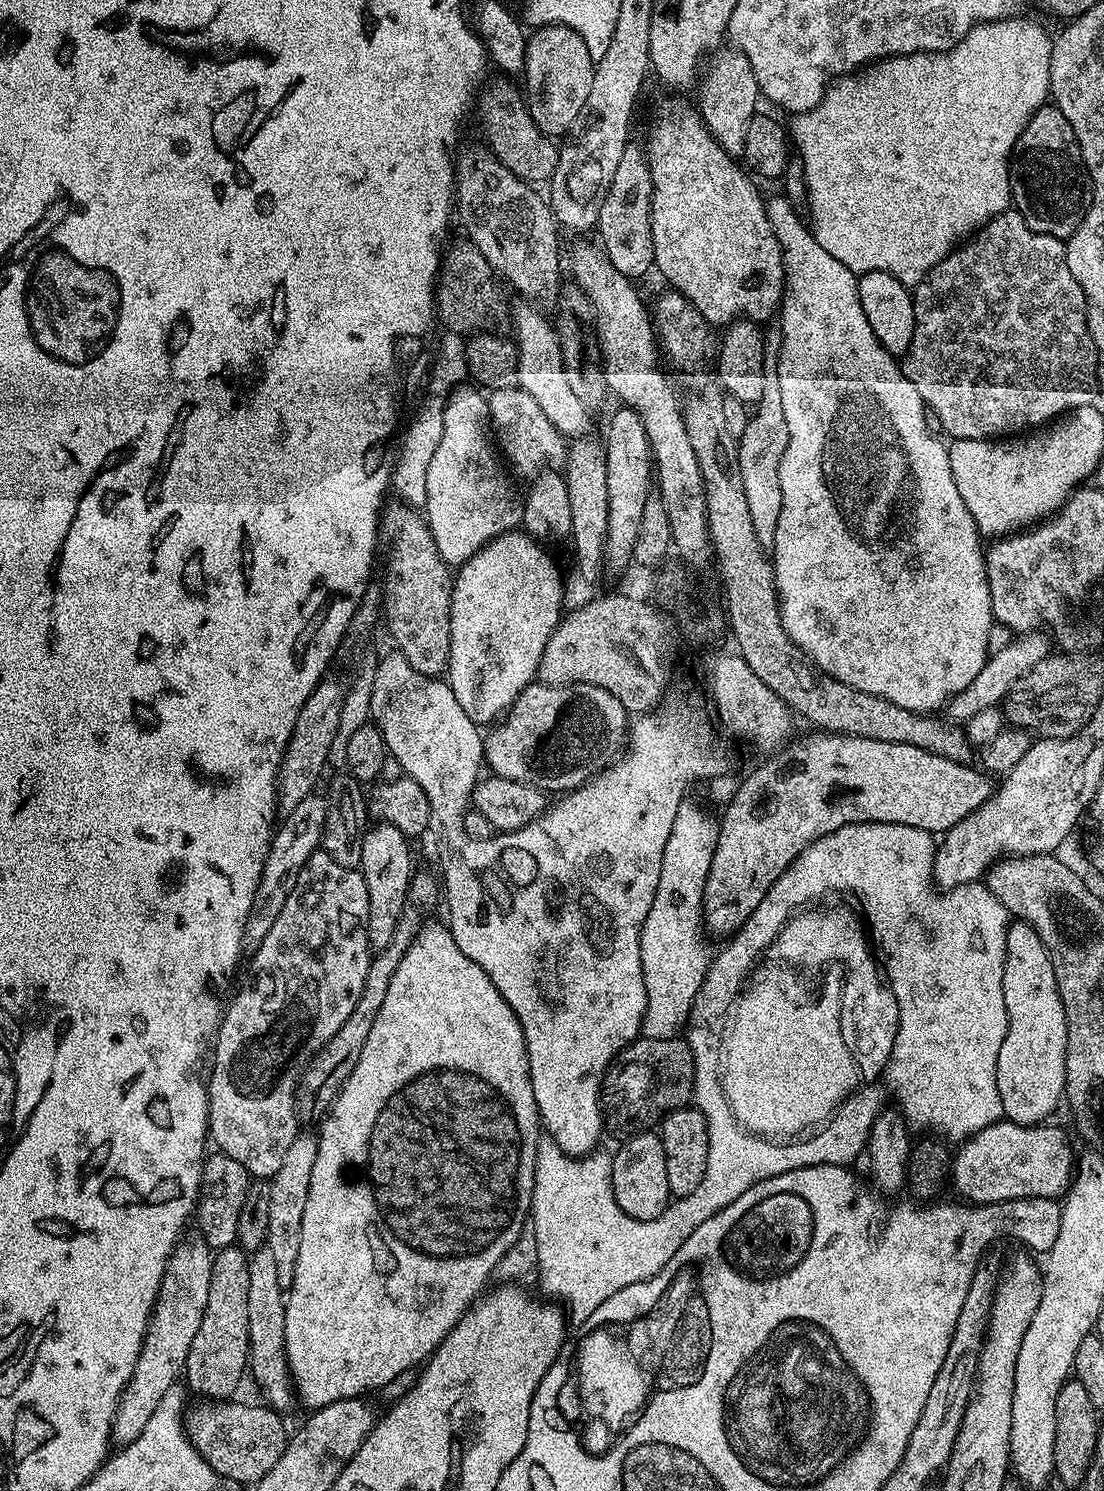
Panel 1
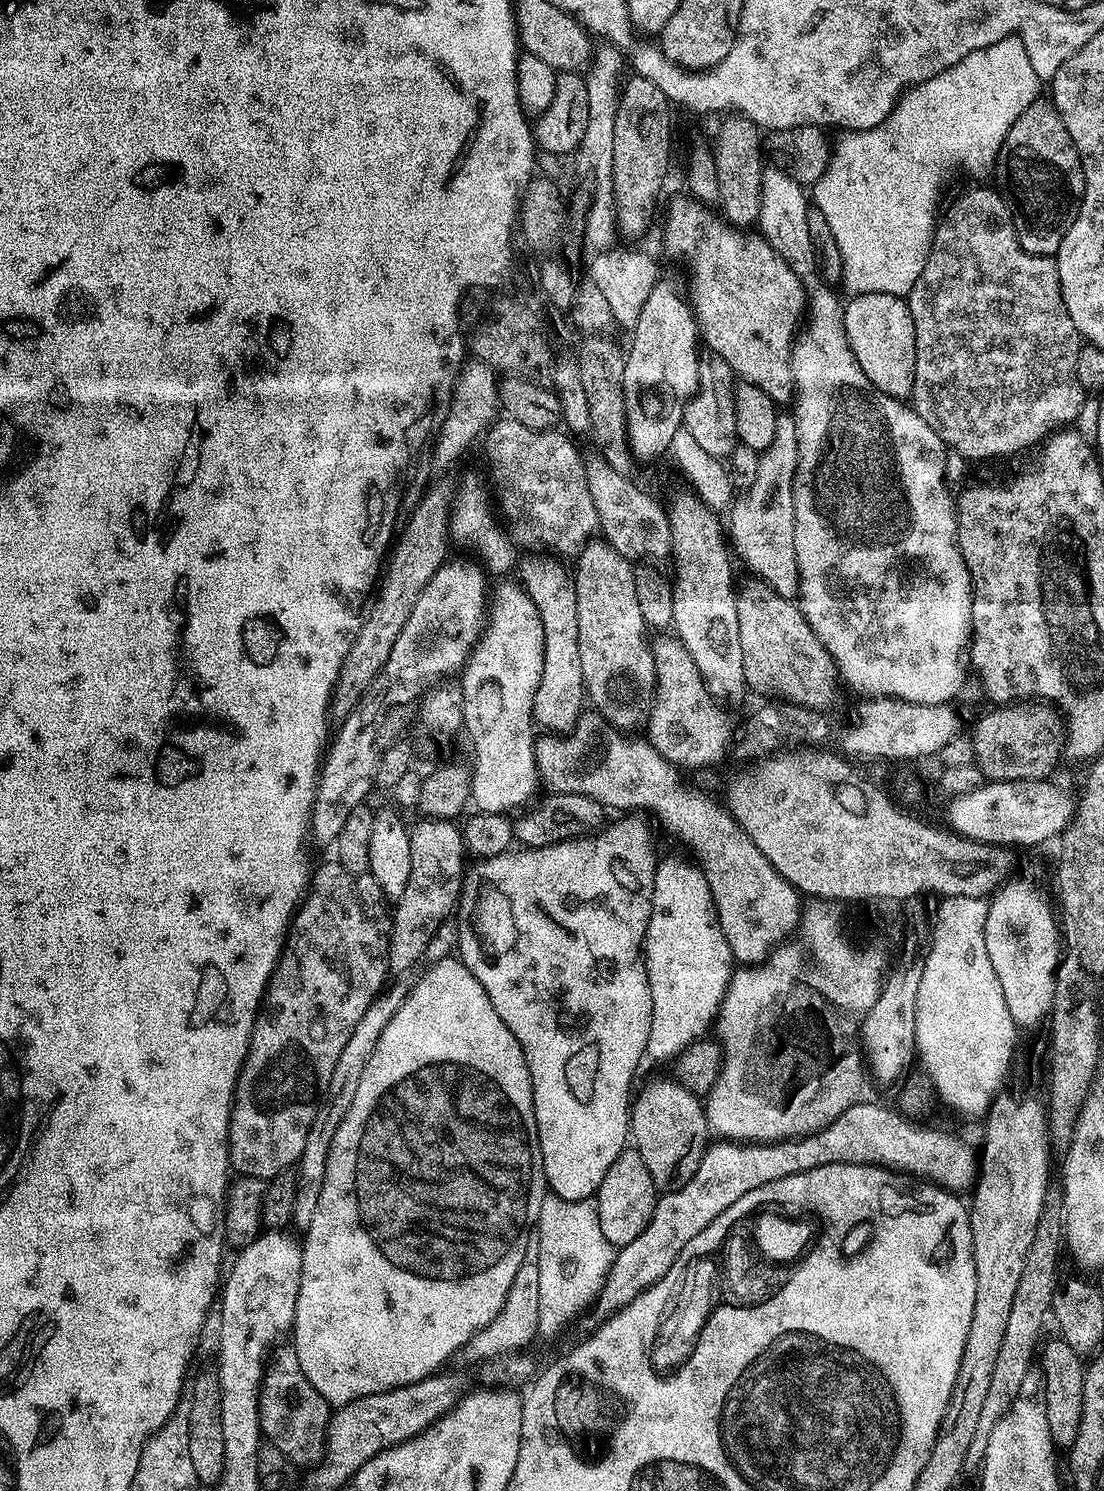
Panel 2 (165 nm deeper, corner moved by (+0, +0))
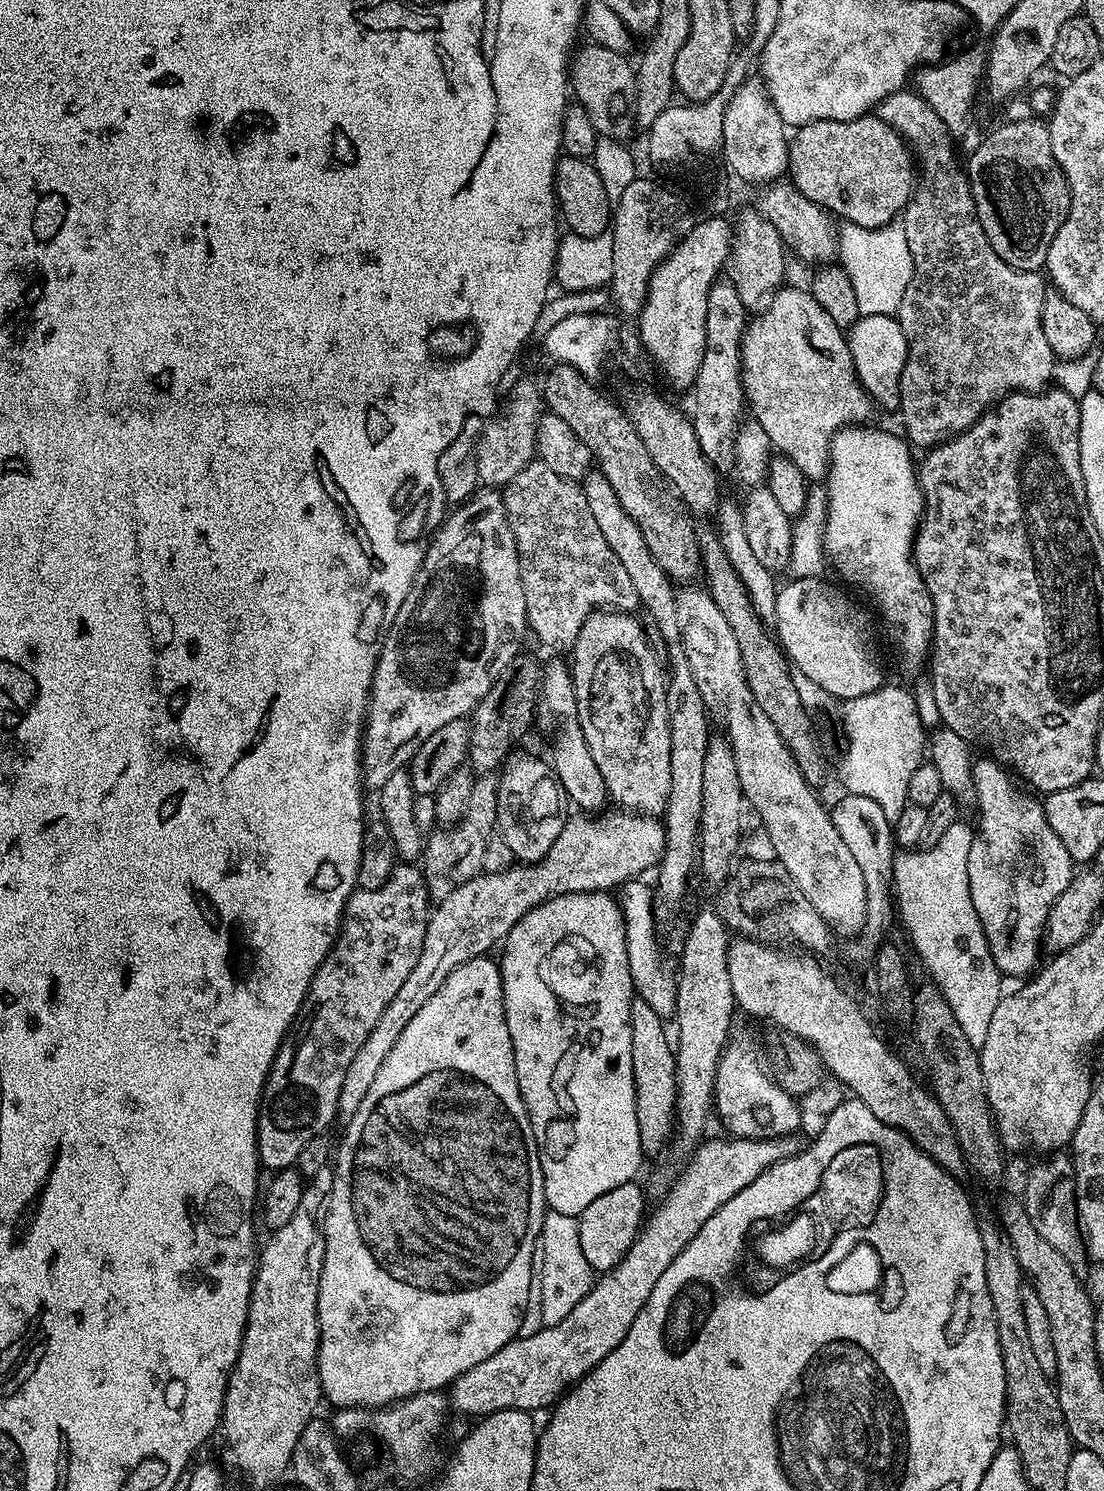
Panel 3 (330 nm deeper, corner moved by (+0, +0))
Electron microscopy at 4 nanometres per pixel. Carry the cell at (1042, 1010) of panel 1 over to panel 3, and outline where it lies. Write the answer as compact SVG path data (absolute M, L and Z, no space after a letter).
M991 758L977 759L971 772L973 790L976 792L975 802L979 808L980 828L978 824L978 831L972 837L972 859L968 865L970 898L982 922L982 930L988 939L988 949L997 969L1003 975L1005 972L1008 976L1028 978L1037 971L1041 963L1044 925L1048 922L1054 902L1058 902L1058 894L1062 894L1062 890L1066 890L1066 886L1072 881L1074 862L1062 846L1062 838L1058 838L1058 834L1050 830L1043 803L1031 791L1021 787L997 761Z

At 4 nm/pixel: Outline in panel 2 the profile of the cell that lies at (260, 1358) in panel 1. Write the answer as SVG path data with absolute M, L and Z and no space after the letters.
M284 1347L275 1349L266 1368L260 1392L260 1431L271 1447L282 1450L282 1454L286 1454L297 1469L305 1470L311 1464L319 1465L324 1459L328 1421L332 1418L333 1409L326 1398L322 1398L322 1394L310 1386L306 1374L302 1374L295 1347Z

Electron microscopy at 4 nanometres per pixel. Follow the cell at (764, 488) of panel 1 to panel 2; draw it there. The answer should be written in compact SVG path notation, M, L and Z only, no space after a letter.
M778 415L774 442L765 452L759 453L755 461L758 475L754 478L754 486L733 503L729 520L726 520L730 548L738 560L740 555L741 562L753 572L751 575L755 579L789 598L795 597L800 590L798 558L794 554L794 478L799 449L795 415Z

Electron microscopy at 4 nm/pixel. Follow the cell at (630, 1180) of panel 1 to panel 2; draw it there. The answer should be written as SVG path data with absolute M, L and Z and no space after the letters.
M625 1147L624 1152L618 1154L618 1158L614 1158L614 1166L610 1166L610 1170L606 1170L606 1178L602 1178L602 1186L594 1197L598 1222L602 1226L602 1234L606 1238L606 1242L610 1242L613 1249L616 1250L625 1248L630 1242L634 1242L634 1238L638 1238L638 1234L642 1234L642 1230L646 1230L646 1226L654 1214L657 1199L658 1189L654 1186L654 1178L650 1178L650 1170L646 1170L646 1162L642 1162L642 1154L638 1154L635 1147Z

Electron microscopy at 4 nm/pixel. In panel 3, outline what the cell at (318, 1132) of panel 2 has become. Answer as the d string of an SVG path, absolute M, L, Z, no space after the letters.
M627 810L615 811L605 811L595 818L588 814L569 815L568 821L562 826L562 834L558 834L554 846L550 846L548 853L538 863L513 866L505 872L484 872L470 878L470 882L458 886L450 898L439 901L431 909L426 926L426 942L422 942L418 963L414 965L414 970L410 970L406 982L402 982L398 994L394 994L394 1002L382 1010L378 1026L374 1026L370 1038L366 1038L362 1050L358 1050L346 1070L336 1107L341 1121L350 1121L354 1114L358 1114L362 1098L366 1098L378 1069L382 1067L382 1062L386 1062L386 1054L394 1050L398 1034L406 1030L410 1018L414 1018L414 1014L426 1006L434 990L446 982L455 968L491 953L491 948L503 942L512 927L531 908L537 908L544 901L571 892L616 890L644 874L640 872L647 868L655 869L659 865L660 852L652 852L652 843L658 840L657 833L656 836L652 833L653 821Z

